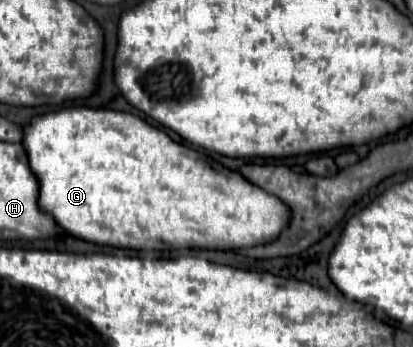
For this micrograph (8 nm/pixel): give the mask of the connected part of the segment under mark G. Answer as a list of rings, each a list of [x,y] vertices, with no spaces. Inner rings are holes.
[[[71,106],[57,112],[47,112],[41,116],[35,116],[29,120],[27,126],[23,126],[25,138],[21,140],[23,150],[29,158],[29,166],[33,176],[39,182],[39,210],[49,214],[59,228],[63,228],[69,236],[95,242],[95,244],[107,244],[117,248],[141,248],[141,250],[181,250],[181,248],[215,248],[215,250],[229,250],[229,248],[249,248],[255,244],[269,242],[279,236],[283,226],[287,224],[287,208],[281,200],[275,196],[269,196],[261,188],[253,186],[239,174],[231,172],[229,168],[223,168],[221,164],[213,162],[207,154],[197,152],[193,148],[187,148],[175,140],[171,140],[163,130],[153,128],[139,116],[127,114],[127,112],[115,112],[115,110],[99,110],[99,108],[85,108],[85,106]]]

